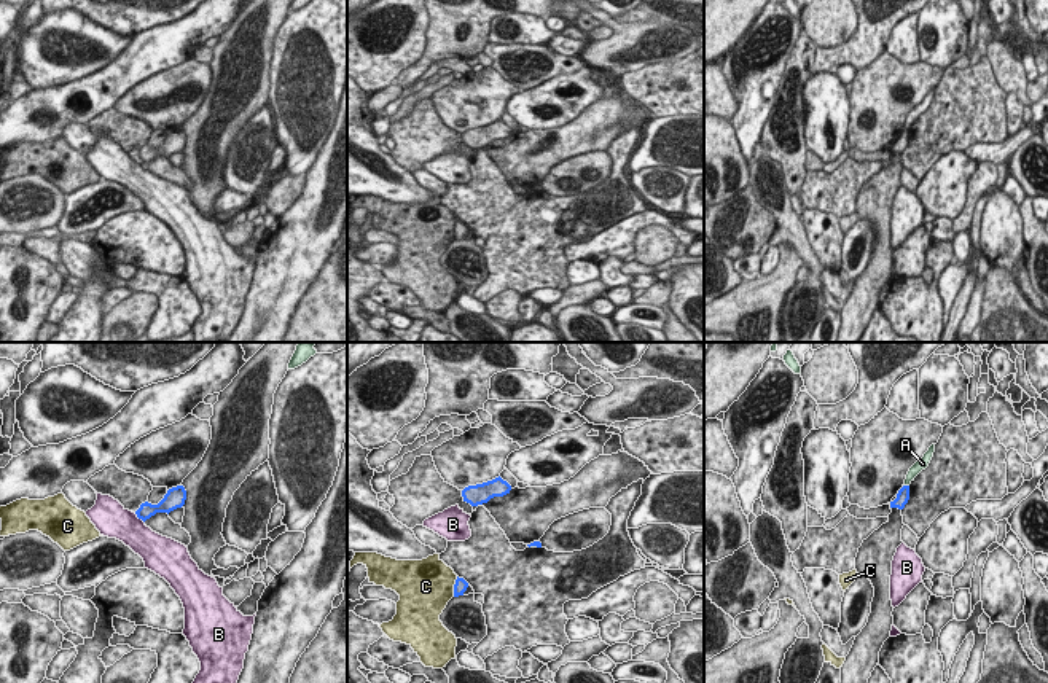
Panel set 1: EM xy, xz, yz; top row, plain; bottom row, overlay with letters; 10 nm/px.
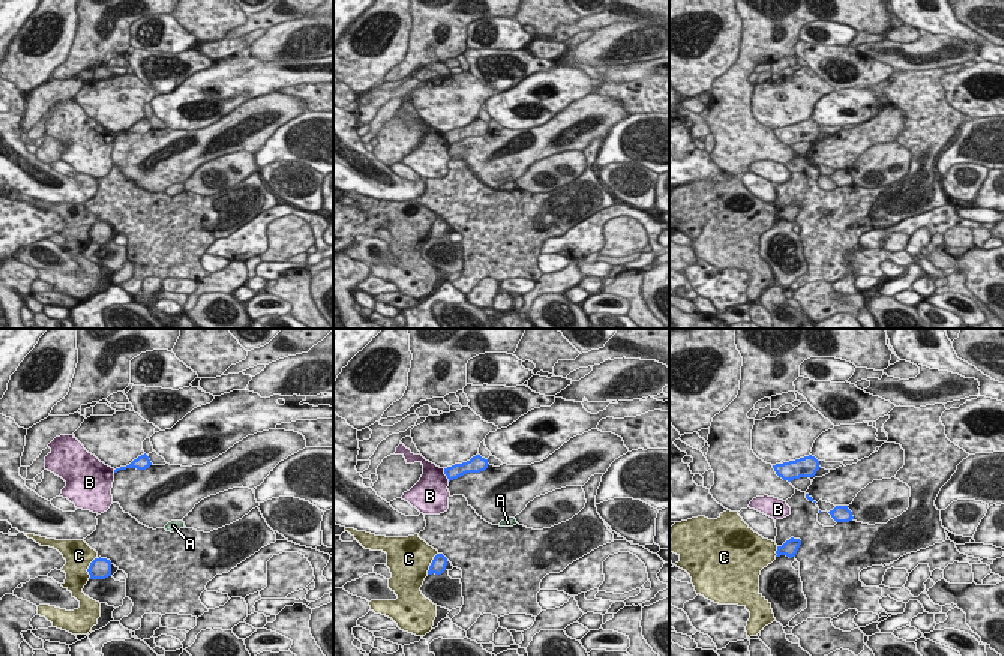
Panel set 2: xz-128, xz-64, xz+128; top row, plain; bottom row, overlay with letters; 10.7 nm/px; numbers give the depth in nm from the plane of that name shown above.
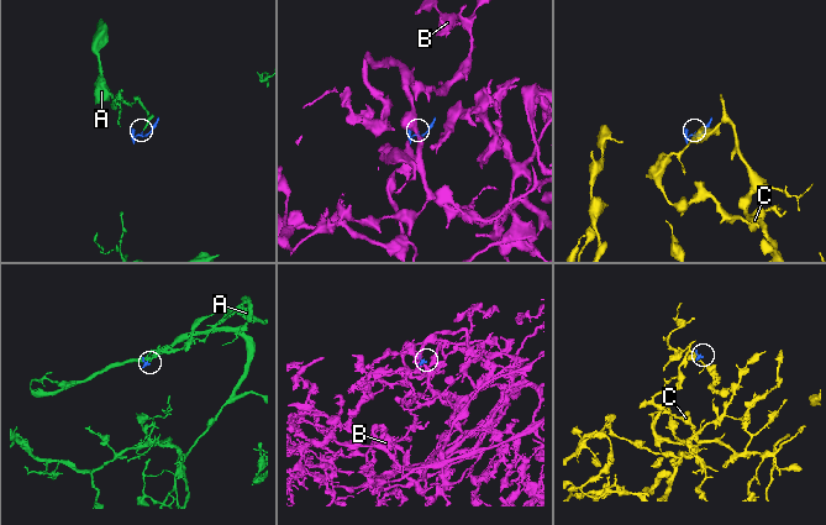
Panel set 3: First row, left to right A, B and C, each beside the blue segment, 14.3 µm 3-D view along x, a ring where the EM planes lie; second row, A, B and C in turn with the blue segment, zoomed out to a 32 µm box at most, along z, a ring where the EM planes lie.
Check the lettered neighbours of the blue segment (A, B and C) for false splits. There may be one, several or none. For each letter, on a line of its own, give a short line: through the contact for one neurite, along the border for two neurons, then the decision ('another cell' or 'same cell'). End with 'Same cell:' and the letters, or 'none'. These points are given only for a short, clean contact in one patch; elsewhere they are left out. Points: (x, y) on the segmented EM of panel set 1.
A: line yz (903, 484), (908, 486); another cell
B: line xy (134, 513), (144, 522); another cell
C: another cell
Same cell: none

